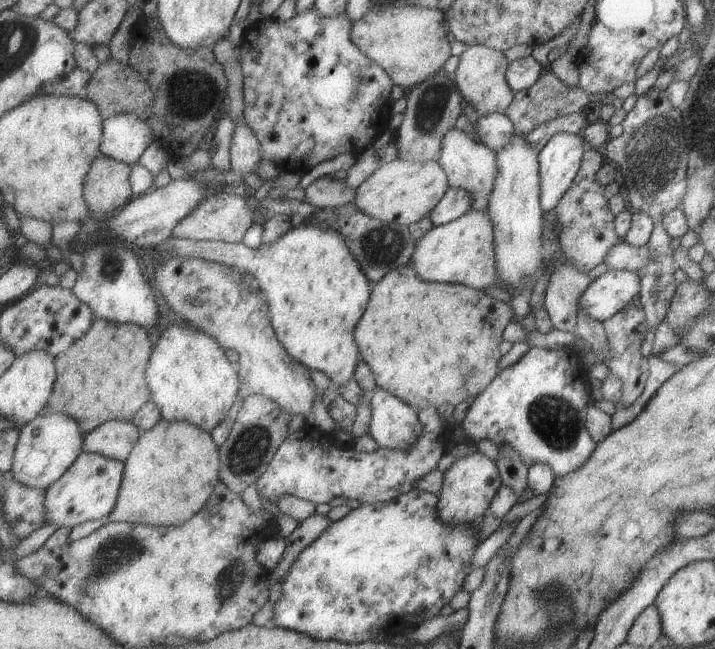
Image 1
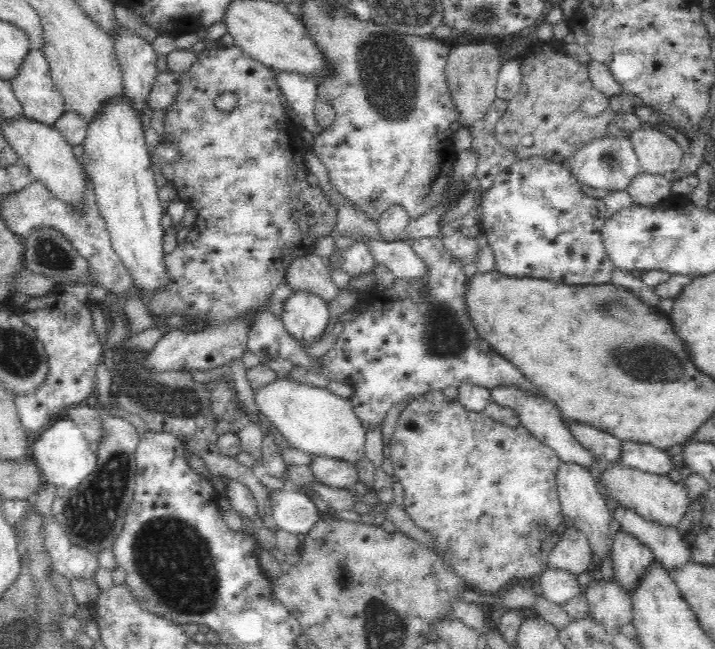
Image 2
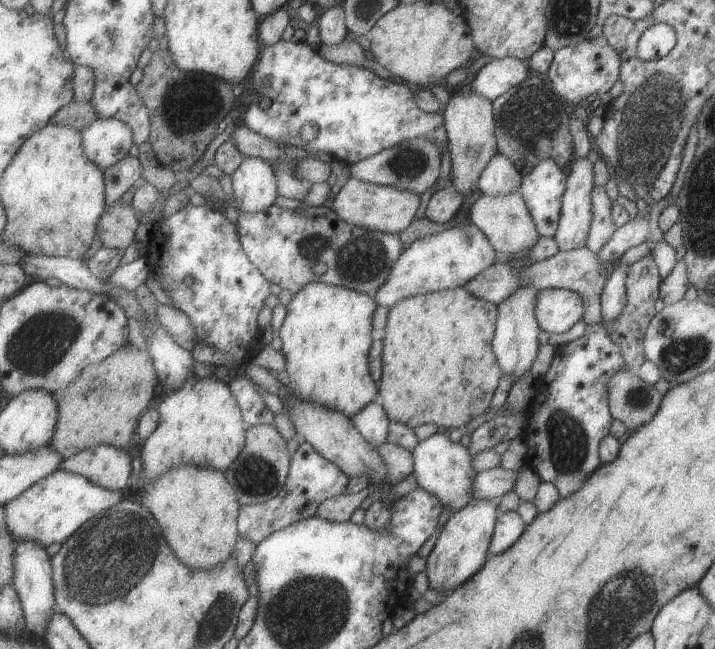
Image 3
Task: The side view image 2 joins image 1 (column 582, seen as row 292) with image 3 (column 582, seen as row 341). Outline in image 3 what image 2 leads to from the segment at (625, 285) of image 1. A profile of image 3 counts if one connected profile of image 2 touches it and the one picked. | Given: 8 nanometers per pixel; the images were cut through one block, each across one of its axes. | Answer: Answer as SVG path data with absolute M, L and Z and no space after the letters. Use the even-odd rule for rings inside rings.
M541 289L535 304L539 328L559 334L569 330L583 316L584 304L575 292L567 289Z

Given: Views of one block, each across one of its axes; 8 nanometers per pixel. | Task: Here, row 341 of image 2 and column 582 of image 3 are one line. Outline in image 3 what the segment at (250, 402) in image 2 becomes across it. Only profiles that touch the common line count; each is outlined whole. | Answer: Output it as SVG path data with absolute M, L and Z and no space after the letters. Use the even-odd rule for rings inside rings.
M581 157L571 165L566 180L562 208L553 240L558 251L575 250L584 246L591 222L591 189L594 185L593 164Z

